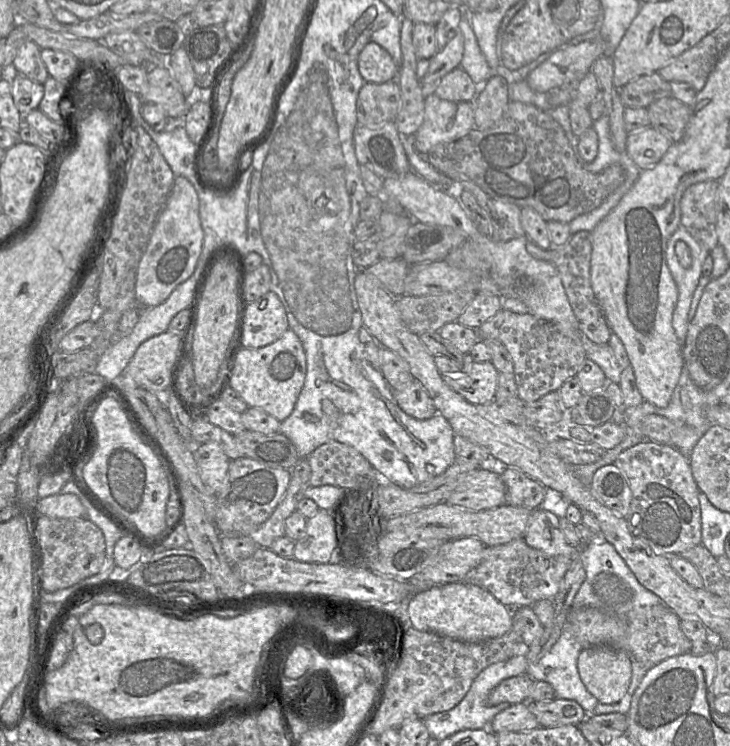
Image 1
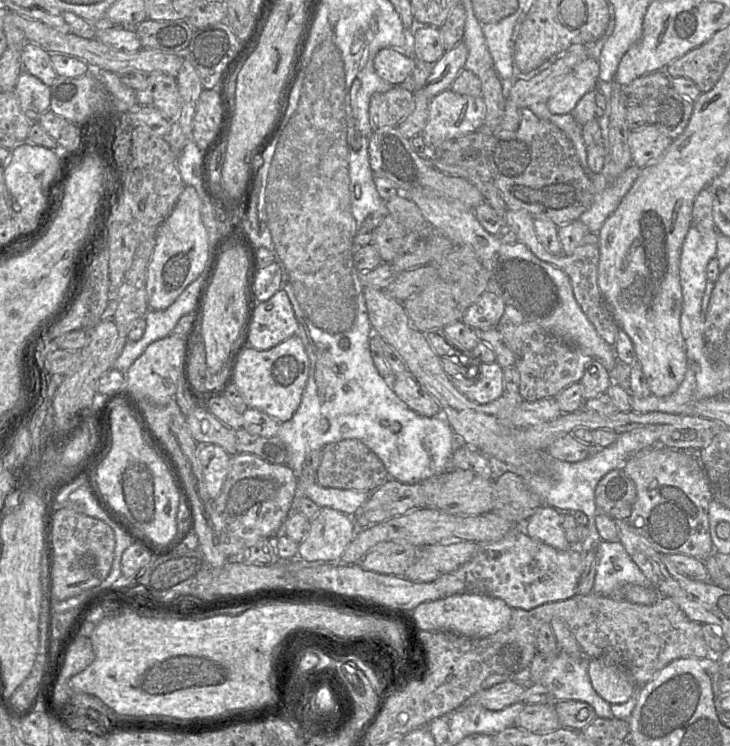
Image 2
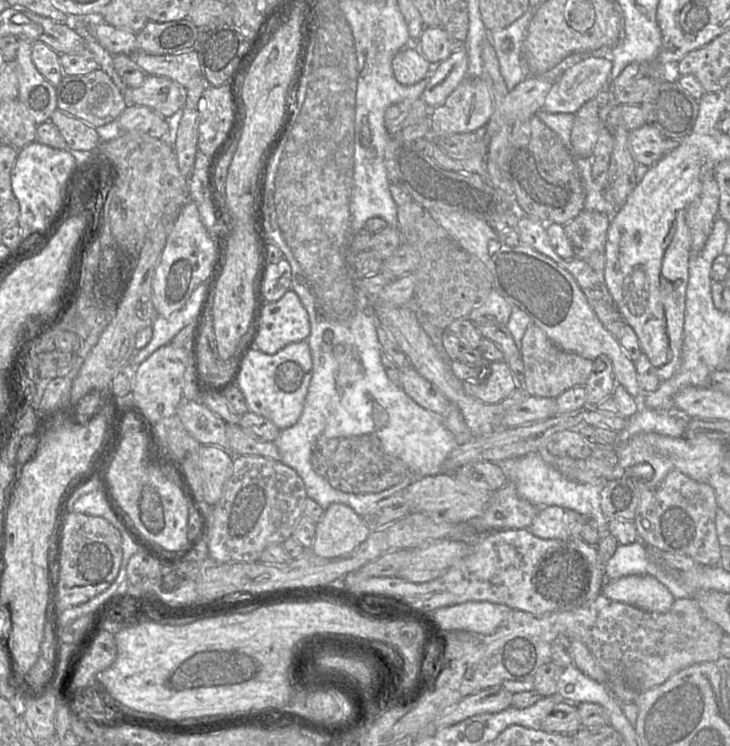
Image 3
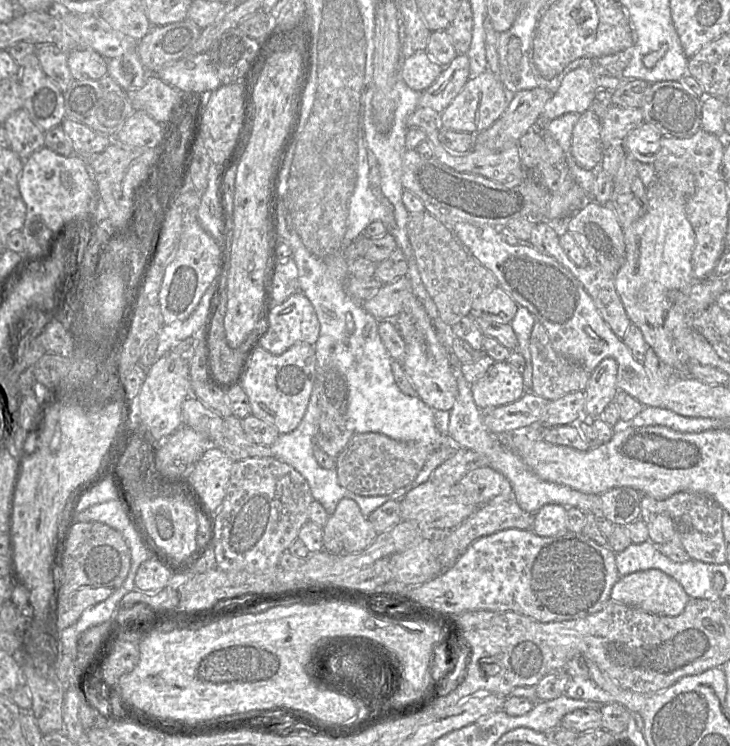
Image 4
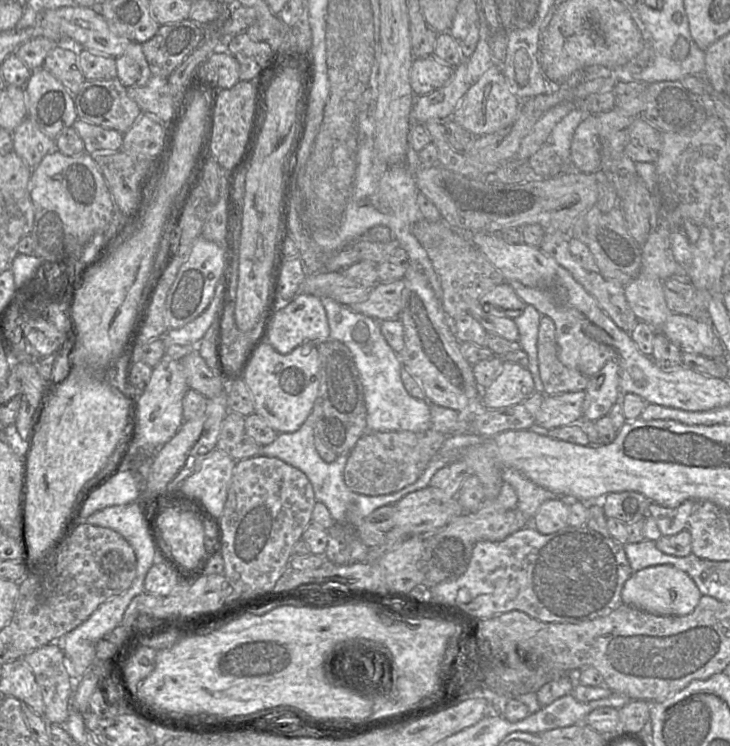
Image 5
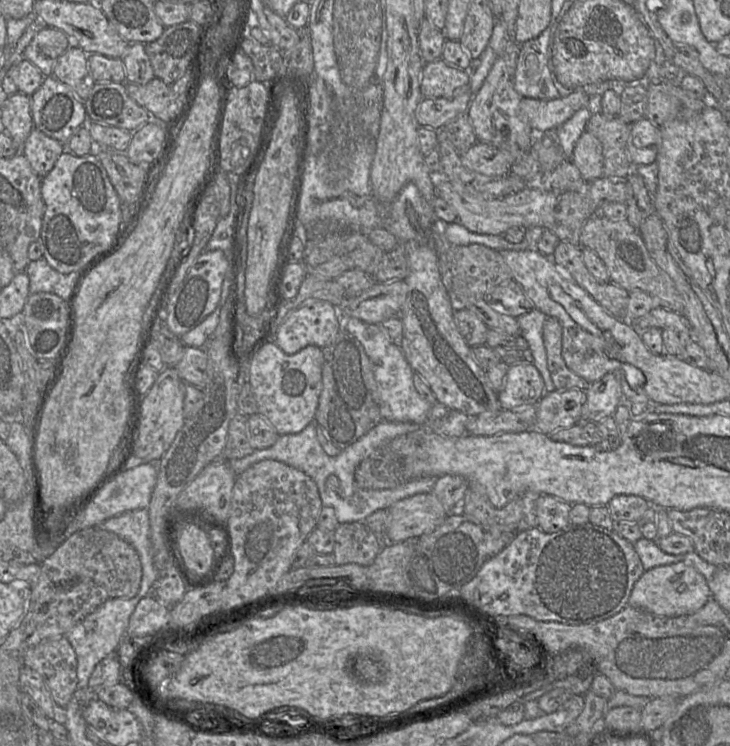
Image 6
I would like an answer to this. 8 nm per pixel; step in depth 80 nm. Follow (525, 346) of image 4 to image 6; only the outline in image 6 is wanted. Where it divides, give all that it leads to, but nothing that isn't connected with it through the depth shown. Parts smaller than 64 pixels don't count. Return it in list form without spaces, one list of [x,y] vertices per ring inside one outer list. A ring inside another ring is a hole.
[[[534,308],[516,319],[520,326],[520,335],[527,341],[528,349],[533,355],[532,364],[543,378],[545,393],[550,393],[555,390],[555,386],[547,368],[547,354],[543,341],[543,325],[547,317],[543,312]]]

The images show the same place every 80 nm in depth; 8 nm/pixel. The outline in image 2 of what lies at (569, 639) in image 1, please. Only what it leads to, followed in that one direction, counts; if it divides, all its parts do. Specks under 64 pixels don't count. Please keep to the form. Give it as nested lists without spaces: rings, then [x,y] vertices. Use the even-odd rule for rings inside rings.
[[[563,651],[555,656],[548,669],[544,672],[539,683],[544,685],[551,694],[551,699],[554,701],[577,700],[589,704],[595,711],[597,717],[601,718],[618,718],[628,720],[633,712],[637,702],[639,688],[635,684],[635,691],[632,696],[622,704],[610,704],[605,701],[594,690],[588,672],[587,672],[587,658],[574,657]]]

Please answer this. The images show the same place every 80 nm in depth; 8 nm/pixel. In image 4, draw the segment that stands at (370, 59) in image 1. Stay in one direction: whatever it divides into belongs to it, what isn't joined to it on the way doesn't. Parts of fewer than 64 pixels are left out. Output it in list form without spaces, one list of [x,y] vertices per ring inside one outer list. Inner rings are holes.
[[[415,51],[402,58],[399,77],[404,83],[418,91],[427,90],[439,77],[444,66],[436,61],[427,51]]]

